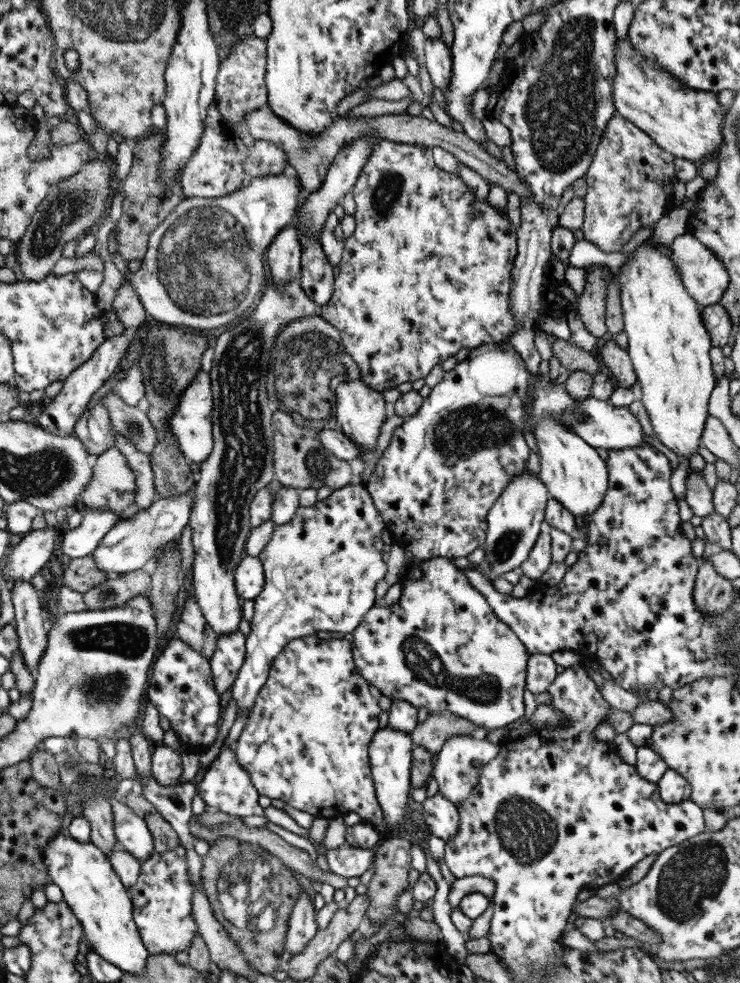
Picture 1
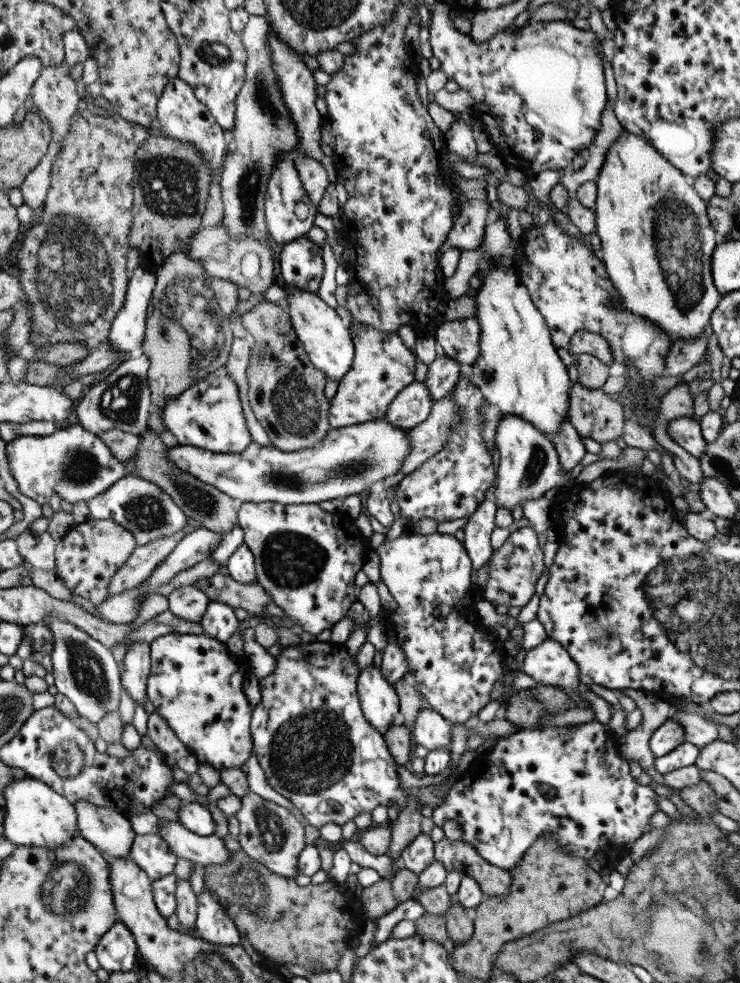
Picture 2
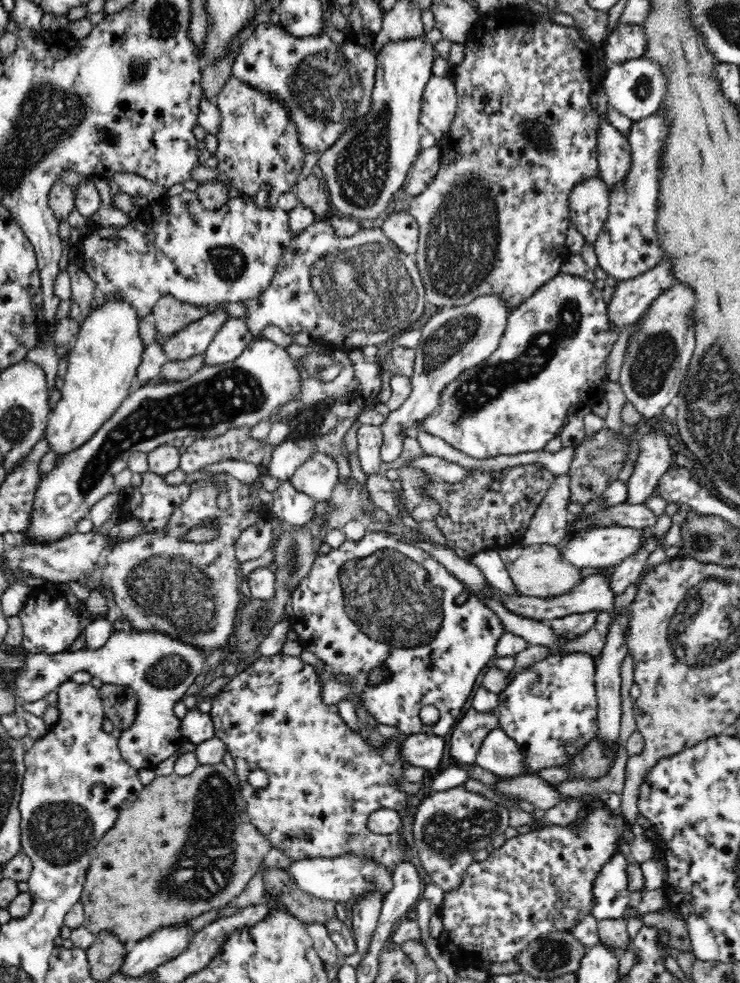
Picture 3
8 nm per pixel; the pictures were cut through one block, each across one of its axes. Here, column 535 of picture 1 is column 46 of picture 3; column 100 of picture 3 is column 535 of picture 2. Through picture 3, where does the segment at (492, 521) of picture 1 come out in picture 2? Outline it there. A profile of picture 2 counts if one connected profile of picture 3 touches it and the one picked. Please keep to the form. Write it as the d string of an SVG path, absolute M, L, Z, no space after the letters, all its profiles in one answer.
M503 415L495 430L495 444L499 448L498 486L492 495L498 507L510 512L527 500L544 496L551 488L563 488L570 480L560 464L554 443L540 429L519 416Z

